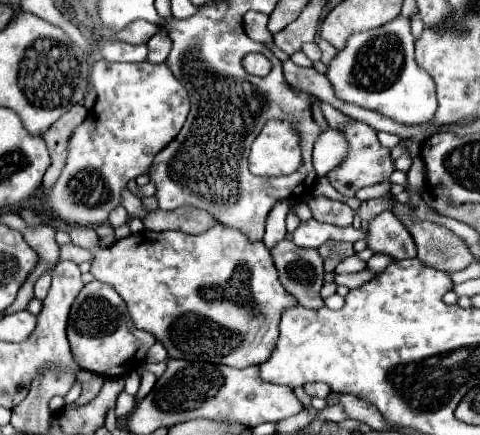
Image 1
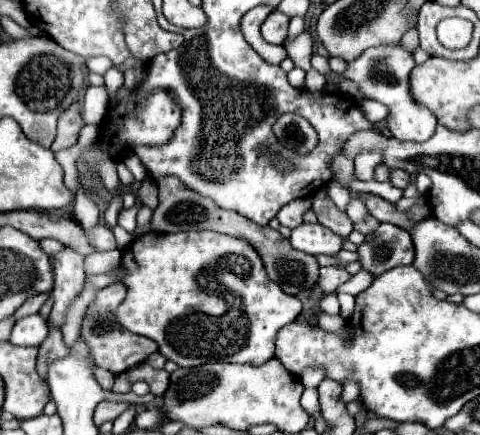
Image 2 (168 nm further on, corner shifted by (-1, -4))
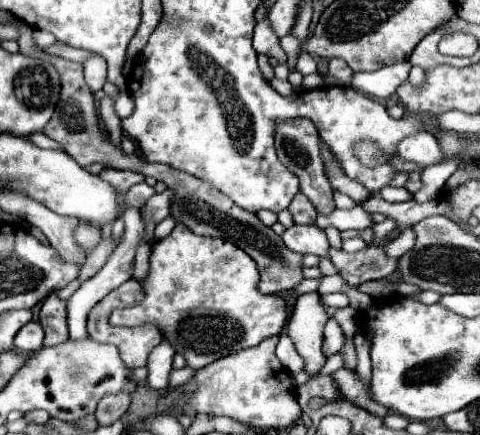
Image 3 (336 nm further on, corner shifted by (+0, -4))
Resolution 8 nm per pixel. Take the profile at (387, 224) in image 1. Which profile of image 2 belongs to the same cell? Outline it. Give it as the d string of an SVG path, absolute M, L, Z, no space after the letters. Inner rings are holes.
M380 224L376 232L366 236L356 254L366 272L380 276L396 266L412 264L412 238L408 238L408 232L400 230L400 226Z

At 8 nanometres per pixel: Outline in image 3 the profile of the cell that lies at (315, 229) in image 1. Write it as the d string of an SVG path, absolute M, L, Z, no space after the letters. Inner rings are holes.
M293 224L283 232L283 242L289 250L299 252L299 254L317 254L317 256L327 256L329 250L329 240L325 230L317 228L315 224L311 226L299 226Z

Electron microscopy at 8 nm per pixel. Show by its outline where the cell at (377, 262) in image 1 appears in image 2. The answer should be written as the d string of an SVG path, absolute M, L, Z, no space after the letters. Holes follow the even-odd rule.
M362 270L356 274L356 276L352 276L348 282L344 282L342 286L338 286L338 292L348 292L348 294L352 294L352 296L356 296L356 294L360 294L362 290L366 290L370 284L372 284L372 276L370 274L364 274Z

